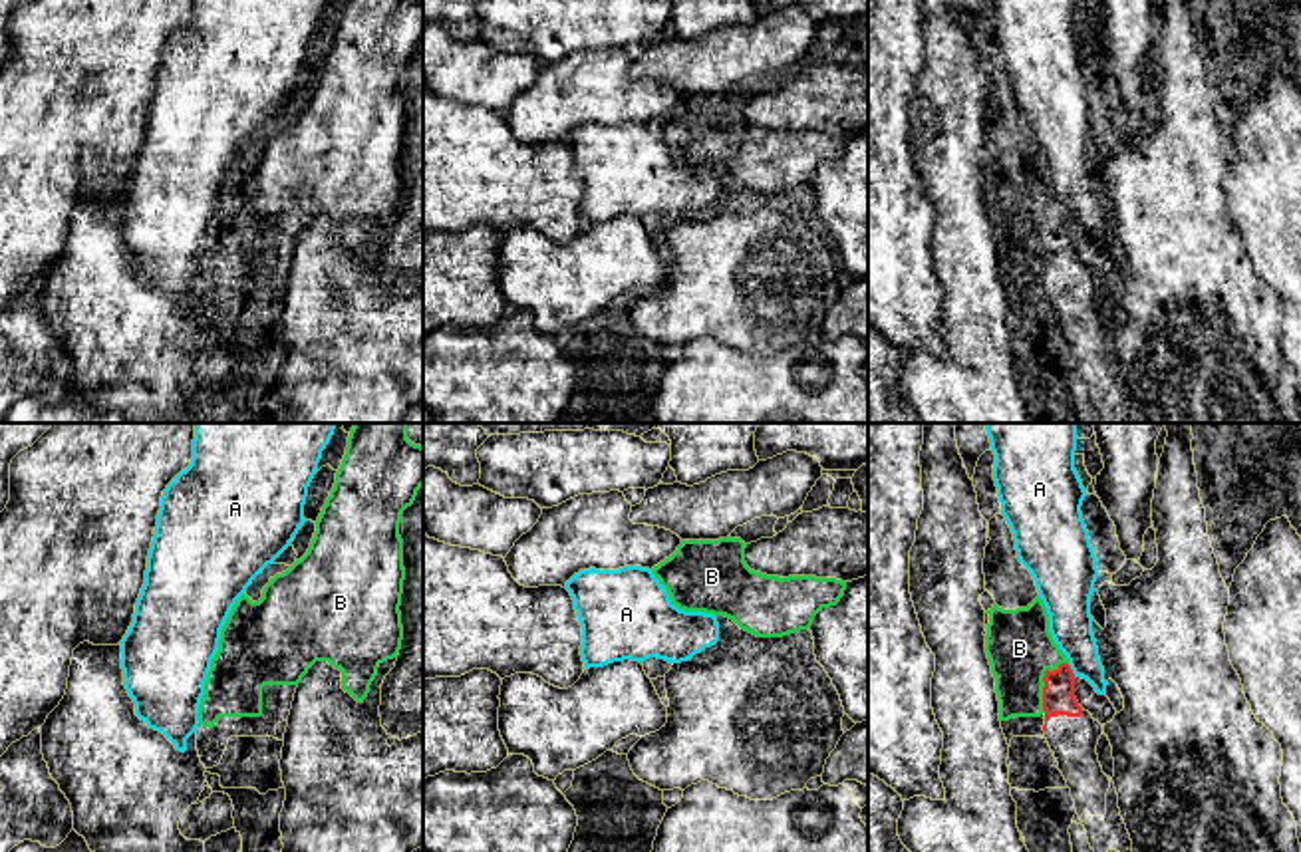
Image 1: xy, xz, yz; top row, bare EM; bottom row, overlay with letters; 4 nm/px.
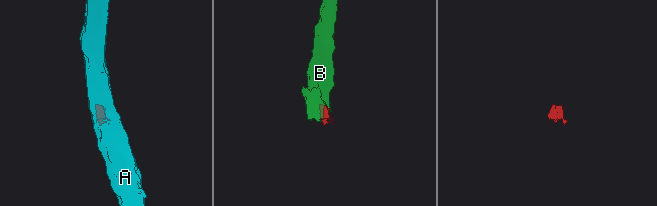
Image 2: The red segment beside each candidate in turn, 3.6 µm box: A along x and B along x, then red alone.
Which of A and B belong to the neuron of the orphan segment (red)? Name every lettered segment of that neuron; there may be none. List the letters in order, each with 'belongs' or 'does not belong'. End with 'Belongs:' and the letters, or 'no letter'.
A: does not belong
B: belongs
Belongs: B

